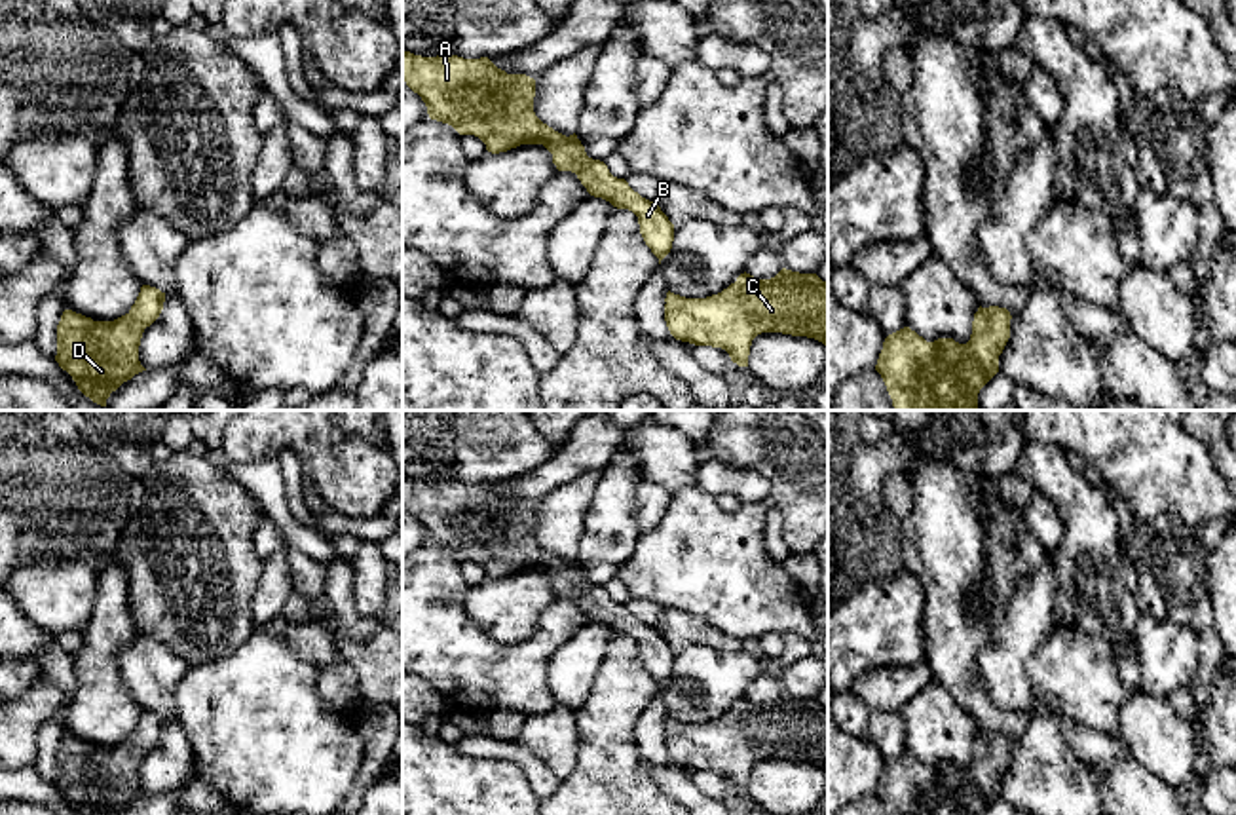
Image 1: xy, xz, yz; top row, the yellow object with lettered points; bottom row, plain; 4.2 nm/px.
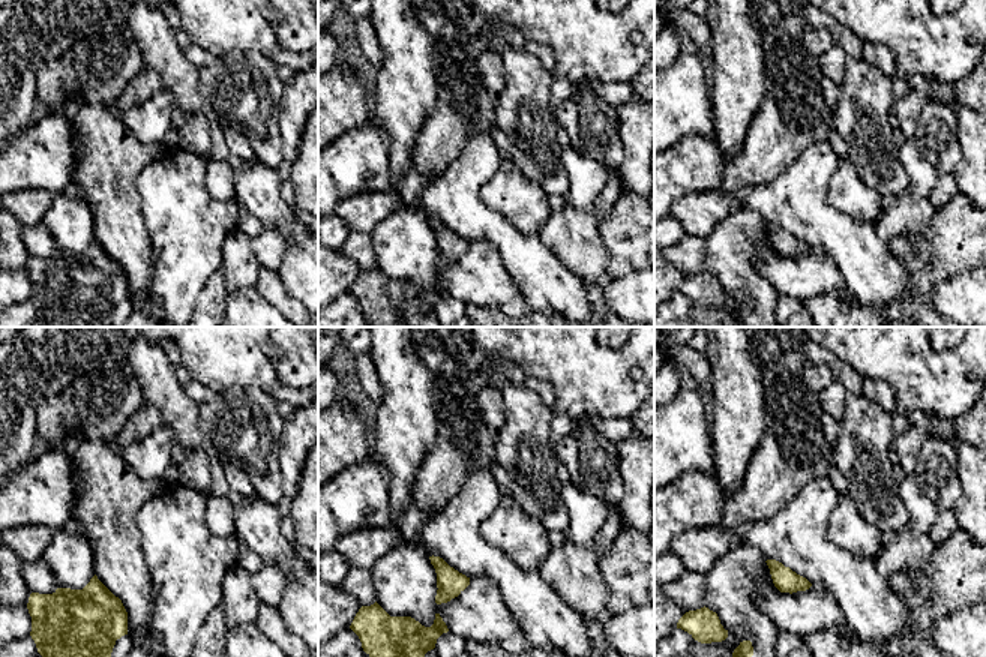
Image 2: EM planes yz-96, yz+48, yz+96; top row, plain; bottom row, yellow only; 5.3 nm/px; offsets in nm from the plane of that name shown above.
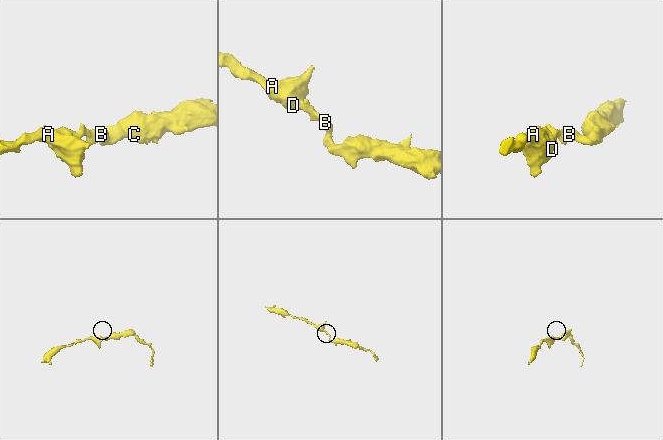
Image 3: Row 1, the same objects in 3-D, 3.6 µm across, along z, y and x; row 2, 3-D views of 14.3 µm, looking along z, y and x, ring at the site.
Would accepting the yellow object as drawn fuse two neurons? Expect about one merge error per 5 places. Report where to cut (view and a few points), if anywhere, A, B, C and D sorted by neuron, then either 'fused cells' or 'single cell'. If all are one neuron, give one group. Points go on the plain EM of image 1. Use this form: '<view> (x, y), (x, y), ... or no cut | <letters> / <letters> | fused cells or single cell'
no cut | A B C D | single cell

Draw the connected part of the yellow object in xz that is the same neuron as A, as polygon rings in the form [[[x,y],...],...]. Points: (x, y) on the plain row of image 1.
[[[403,475],[403,505],[421,522],[431,545],[452,551],[459,560],[478,562],[492,579],[543,570],[556,595],[575,598],[590,621],[638,642],[640,659],[659,690],[670,678],[674,650],[659,629],[613,602],[604,587],[589,583],[575,559],[566,562],[535,541],[534,503],[507,500],[488,483],[421,483]]]

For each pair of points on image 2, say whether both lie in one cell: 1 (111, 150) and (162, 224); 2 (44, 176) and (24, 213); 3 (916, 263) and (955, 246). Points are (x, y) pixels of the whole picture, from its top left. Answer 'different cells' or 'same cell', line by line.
1: different cells
2: different cells
3: same cell

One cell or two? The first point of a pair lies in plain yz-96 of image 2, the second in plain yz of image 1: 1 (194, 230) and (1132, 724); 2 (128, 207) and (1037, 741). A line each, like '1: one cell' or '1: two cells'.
1: two cells
2: two cells

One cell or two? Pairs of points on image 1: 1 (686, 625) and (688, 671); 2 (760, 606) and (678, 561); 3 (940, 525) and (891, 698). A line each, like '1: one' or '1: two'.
1: two
2: one
3: two

